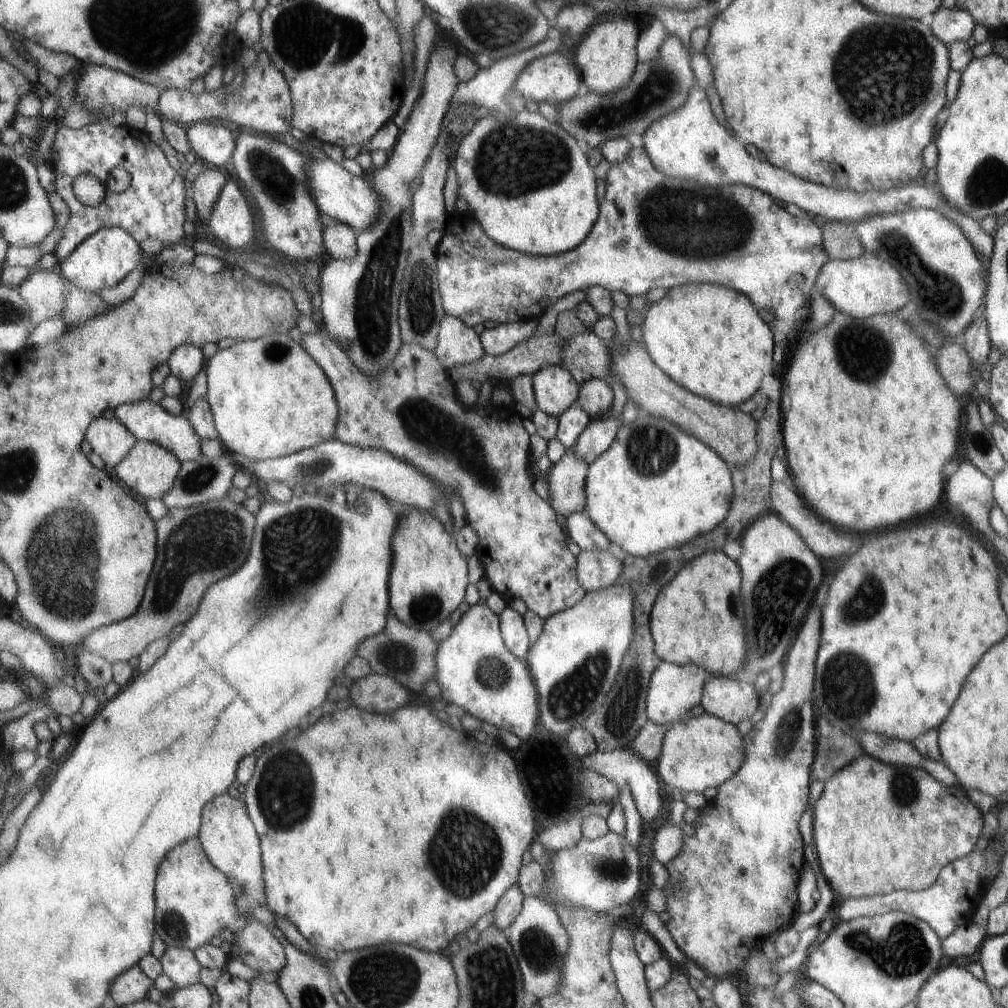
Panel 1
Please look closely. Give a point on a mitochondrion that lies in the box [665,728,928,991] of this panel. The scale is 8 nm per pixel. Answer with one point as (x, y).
(904, 786)

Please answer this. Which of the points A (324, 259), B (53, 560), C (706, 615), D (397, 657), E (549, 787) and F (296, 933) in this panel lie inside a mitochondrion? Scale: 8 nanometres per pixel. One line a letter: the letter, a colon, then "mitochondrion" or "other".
A: other
B: mitochondrion
C: other
D: mitochondrion
E: other
F: other

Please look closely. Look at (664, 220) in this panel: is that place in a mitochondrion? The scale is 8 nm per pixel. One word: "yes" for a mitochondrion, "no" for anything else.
yes

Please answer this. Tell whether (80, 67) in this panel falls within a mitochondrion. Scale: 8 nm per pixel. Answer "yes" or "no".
no

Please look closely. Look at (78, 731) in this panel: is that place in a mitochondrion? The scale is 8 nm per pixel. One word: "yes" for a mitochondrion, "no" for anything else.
no

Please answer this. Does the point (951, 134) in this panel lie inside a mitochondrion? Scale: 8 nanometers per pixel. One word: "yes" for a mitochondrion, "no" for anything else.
no

